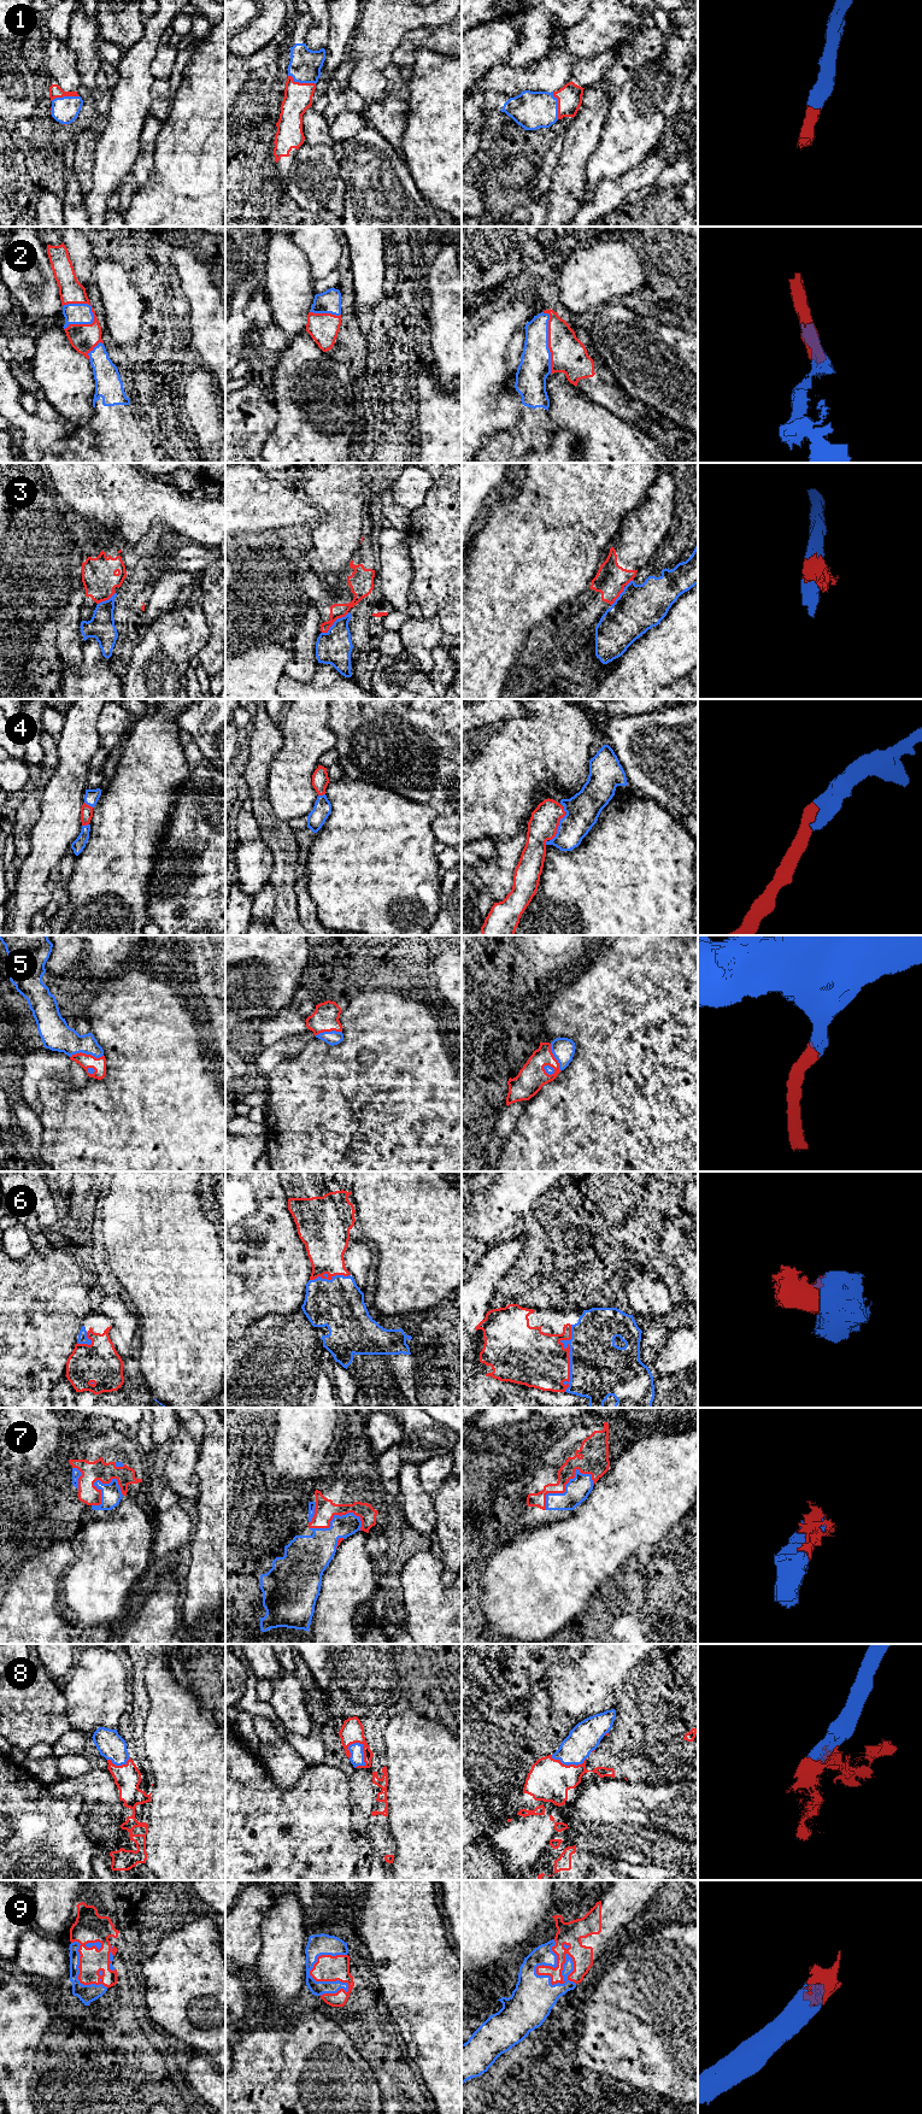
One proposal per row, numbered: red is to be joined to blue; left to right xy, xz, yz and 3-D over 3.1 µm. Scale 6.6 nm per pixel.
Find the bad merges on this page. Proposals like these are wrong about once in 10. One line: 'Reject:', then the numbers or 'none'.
Reject: 3

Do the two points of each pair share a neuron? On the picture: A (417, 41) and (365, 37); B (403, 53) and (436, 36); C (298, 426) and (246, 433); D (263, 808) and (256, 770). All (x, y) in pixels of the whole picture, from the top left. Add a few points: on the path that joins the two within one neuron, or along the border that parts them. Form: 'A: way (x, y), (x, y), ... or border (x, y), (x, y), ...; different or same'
A: border (424, 25), (409, 30), (401, 37), (391, 62); different
B: way (411, 45), (420, 37), (428, 37); same
C: border (275, 404), (277, 421), (265, 426), (262, 450); different
D: way (260, 798), (257, 780); same

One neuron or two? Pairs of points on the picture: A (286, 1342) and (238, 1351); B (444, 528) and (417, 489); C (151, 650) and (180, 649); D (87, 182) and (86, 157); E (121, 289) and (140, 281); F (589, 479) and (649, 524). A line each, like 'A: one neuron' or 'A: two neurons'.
A: one neuron
B: two neurons
C: one neuron
D: one neuron
E: two neurons
F: two neurons

